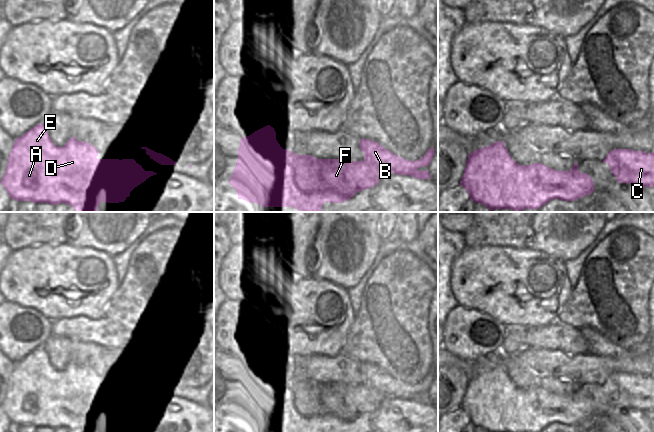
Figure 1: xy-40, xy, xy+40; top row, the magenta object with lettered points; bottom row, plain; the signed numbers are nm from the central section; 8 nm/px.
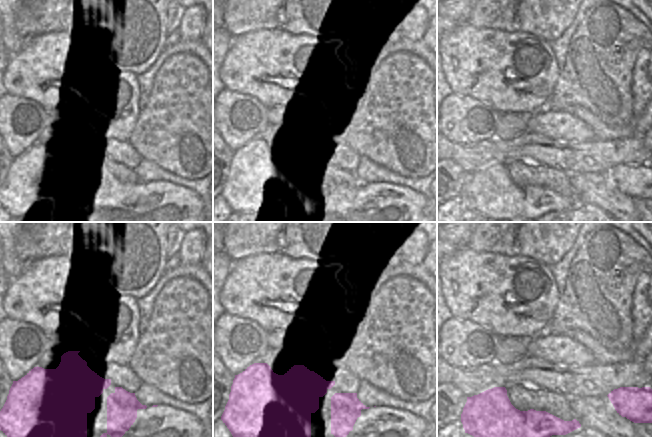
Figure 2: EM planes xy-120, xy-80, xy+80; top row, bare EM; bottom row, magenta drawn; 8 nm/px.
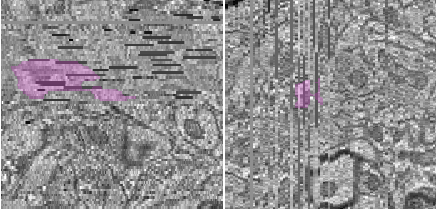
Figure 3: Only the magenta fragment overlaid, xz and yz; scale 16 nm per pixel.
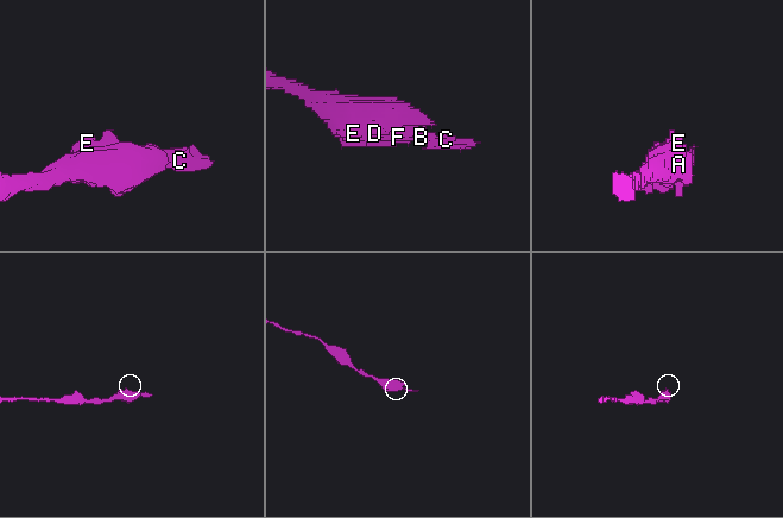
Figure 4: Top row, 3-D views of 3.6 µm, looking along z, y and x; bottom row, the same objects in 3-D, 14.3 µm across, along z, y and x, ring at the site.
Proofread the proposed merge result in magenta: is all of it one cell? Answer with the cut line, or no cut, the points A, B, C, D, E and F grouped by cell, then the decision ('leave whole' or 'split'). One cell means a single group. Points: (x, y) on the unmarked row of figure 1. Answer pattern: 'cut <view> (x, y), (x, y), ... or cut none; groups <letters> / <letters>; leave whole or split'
cut none; groups A B C D E F; leave whole

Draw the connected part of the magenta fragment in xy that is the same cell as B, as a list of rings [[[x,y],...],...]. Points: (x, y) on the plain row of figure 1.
[[[267,349],[240,363],[238,384],[228,407],[236,414],[238,423],[262,431],[322,432],[325,426],[343,427],[349,425],[355,417],[377,409],[385,395],[417,403],[430,403],[428,394],[417,393],[430,389],[434,380],[433,371],[417,385],[403,383],[369,363],[360,363],[360,374],[364,376],[363,385],[297,379],[283,373],[276,364],[274,352]]]

